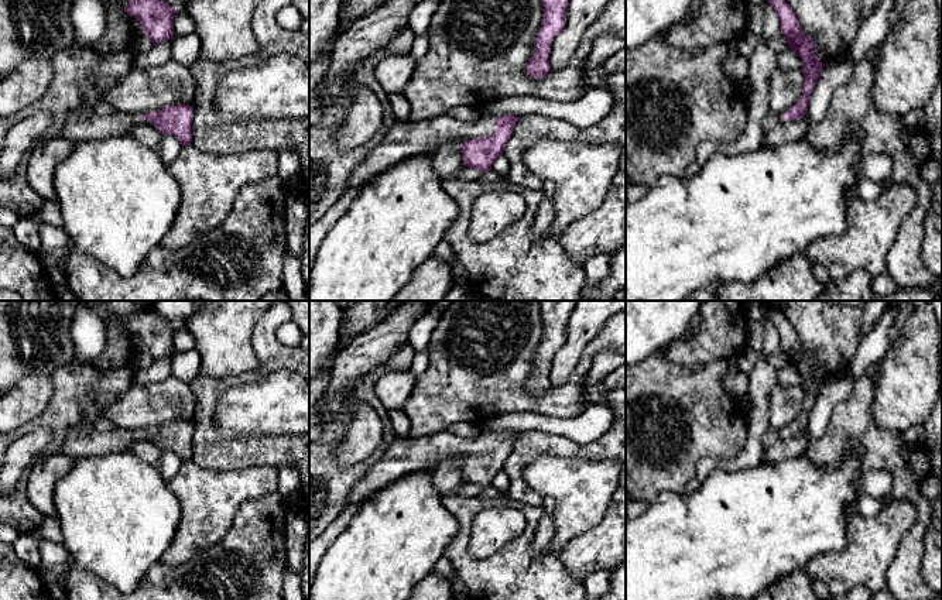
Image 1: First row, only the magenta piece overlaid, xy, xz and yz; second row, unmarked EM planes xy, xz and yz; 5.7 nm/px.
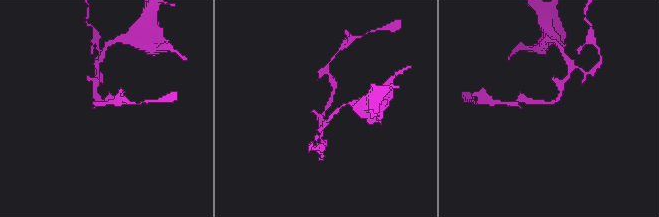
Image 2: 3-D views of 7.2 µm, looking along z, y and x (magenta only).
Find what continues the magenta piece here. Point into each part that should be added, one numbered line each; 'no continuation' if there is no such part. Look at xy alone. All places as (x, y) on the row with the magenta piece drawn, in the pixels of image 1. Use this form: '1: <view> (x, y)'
1: xy (100, 120)

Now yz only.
1: yz (771, 119)

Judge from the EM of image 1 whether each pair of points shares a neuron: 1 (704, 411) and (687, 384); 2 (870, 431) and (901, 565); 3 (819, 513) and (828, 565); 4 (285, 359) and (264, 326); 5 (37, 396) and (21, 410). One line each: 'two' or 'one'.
1: one
2: one
3: two
4: one
5: one

